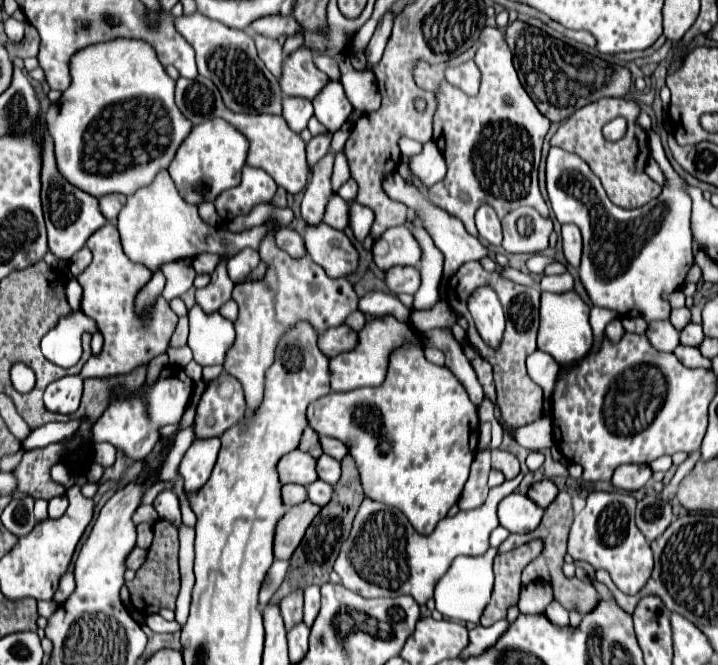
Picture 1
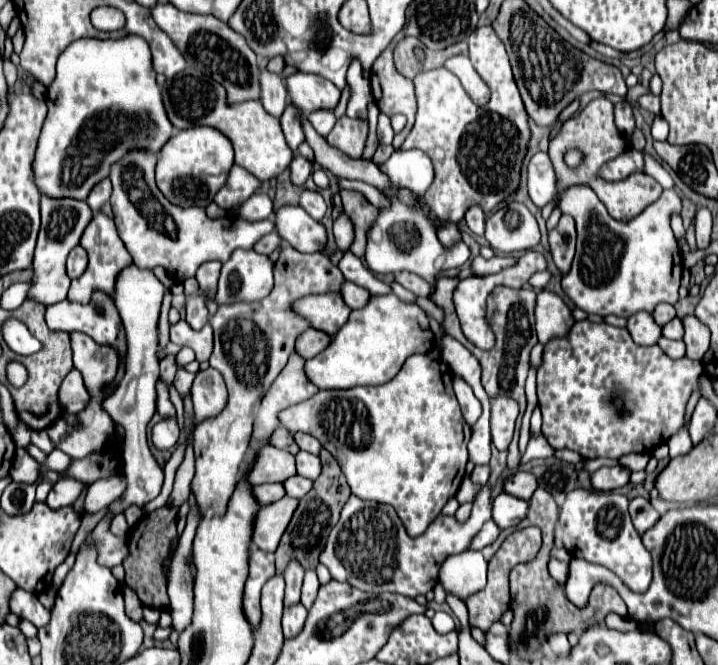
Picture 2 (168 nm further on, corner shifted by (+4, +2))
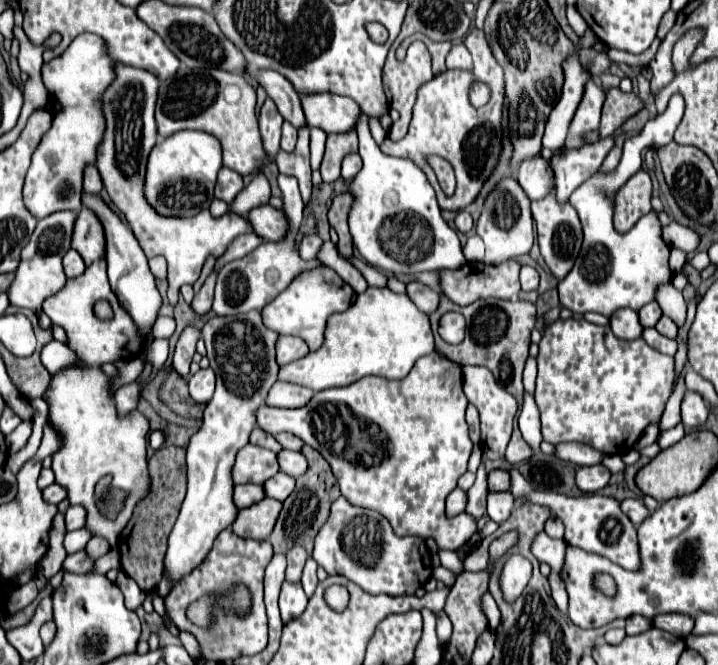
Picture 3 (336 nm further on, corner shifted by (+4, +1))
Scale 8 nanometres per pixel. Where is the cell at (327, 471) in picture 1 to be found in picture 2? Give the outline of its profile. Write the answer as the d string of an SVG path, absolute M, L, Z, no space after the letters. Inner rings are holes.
M298 452L296 454L296 470L300 476L316 480L322 472L322 460L320 460L320 456L310 454L310 452Z

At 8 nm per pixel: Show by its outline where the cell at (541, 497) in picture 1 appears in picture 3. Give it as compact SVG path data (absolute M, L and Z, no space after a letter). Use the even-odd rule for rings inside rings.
M494 469L488 473L488 489L490 491L508 491L510 475L504 469Z

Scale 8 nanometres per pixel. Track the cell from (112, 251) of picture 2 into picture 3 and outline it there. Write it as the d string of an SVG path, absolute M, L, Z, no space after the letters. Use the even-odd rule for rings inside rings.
M82 207L76 215L72 231L72 249L82 255L86 265L104 257L104 229L100 227L100 221L94 217L94 213L86 207Z

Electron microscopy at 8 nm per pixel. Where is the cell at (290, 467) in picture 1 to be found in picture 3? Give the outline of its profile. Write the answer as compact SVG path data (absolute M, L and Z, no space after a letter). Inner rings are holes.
M244 445L236 453L236 463L232 467L232 481L234 483L262 485L264 479L270 479L276 473L278 473L276 453L256 447L256 445Z

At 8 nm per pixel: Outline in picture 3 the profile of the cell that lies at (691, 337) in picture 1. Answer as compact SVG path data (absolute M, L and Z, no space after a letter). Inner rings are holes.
M666 315L660 317L660 321L656 323L656 329L658 329L662 335L666 335L666 337L676 339L676 331L678 331L678 327L676 327L676 323L674 323L672 319L668 319Z

